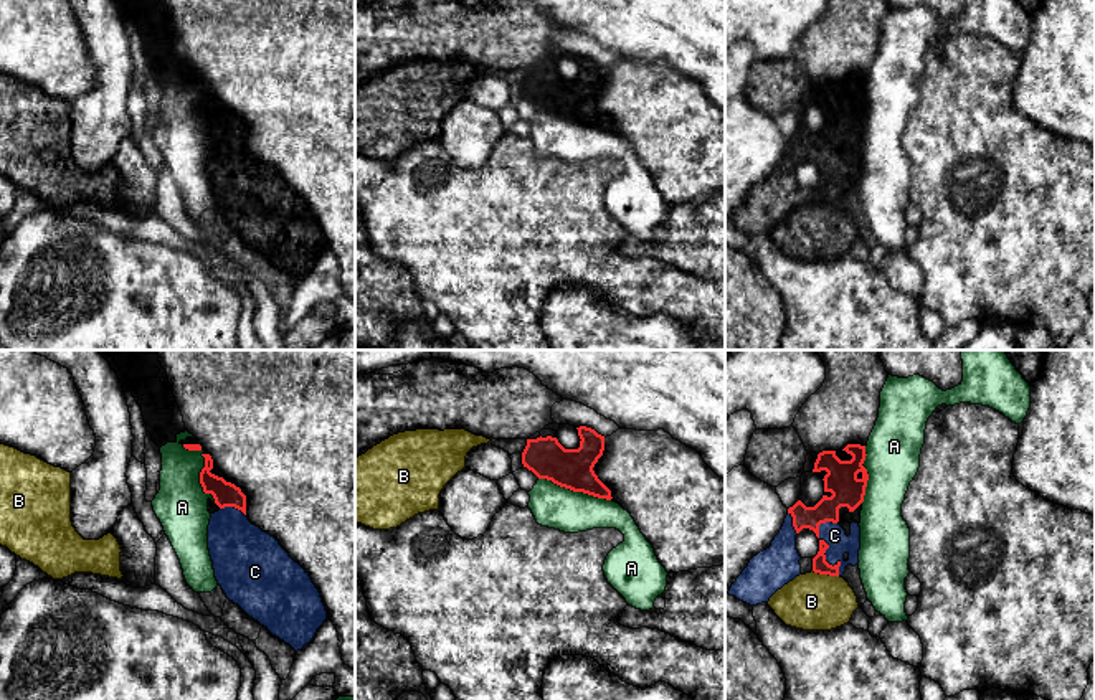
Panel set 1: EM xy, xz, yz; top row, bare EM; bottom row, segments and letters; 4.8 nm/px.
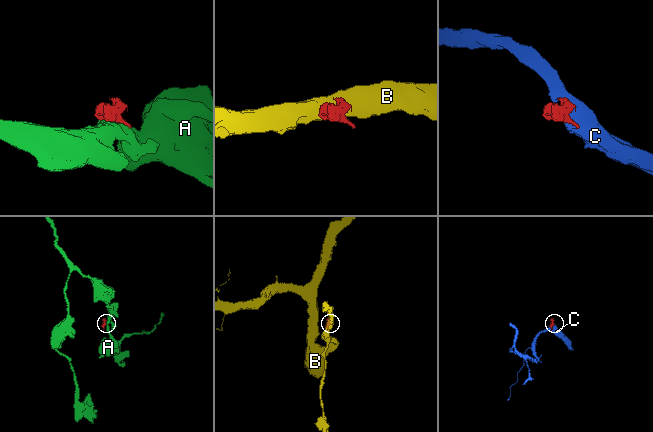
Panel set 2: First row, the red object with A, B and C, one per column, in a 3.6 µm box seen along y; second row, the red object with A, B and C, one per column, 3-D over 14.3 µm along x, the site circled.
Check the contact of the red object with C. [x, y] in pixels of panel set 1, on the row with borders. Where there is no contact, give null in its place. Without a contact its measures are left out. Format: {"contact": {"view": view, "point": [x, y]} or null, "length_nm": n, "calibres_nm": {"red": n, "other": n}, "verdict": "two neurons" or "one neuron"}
{"contact": {"view": "yz", "point": [826, 548]}, "length_nm": 280, "calibres_nm": {"red": 80, "other": 110}, "verdict": "one neuron"}

